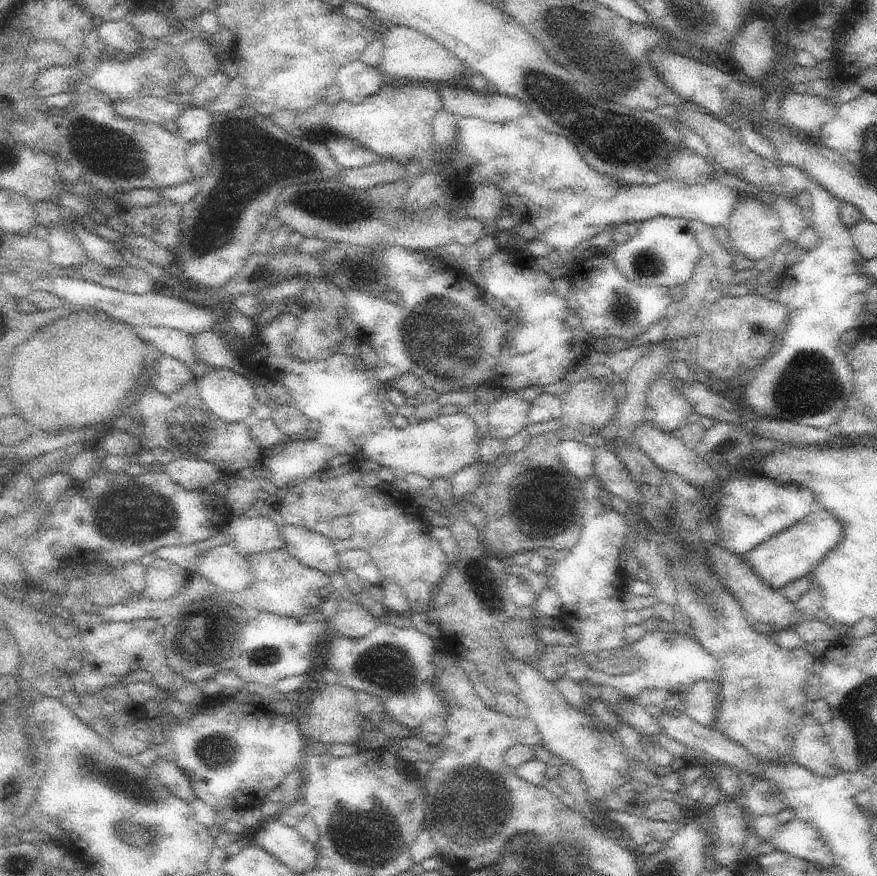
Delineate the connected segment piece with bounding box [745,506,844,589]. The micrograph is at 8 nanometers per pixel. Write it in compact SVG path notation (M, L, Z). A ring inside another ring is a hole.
M814 506L810 514L753 548L745 559L766 584L775 589L783 589L787 584L811 574L843 536L843 526L840 526L834 515Z

